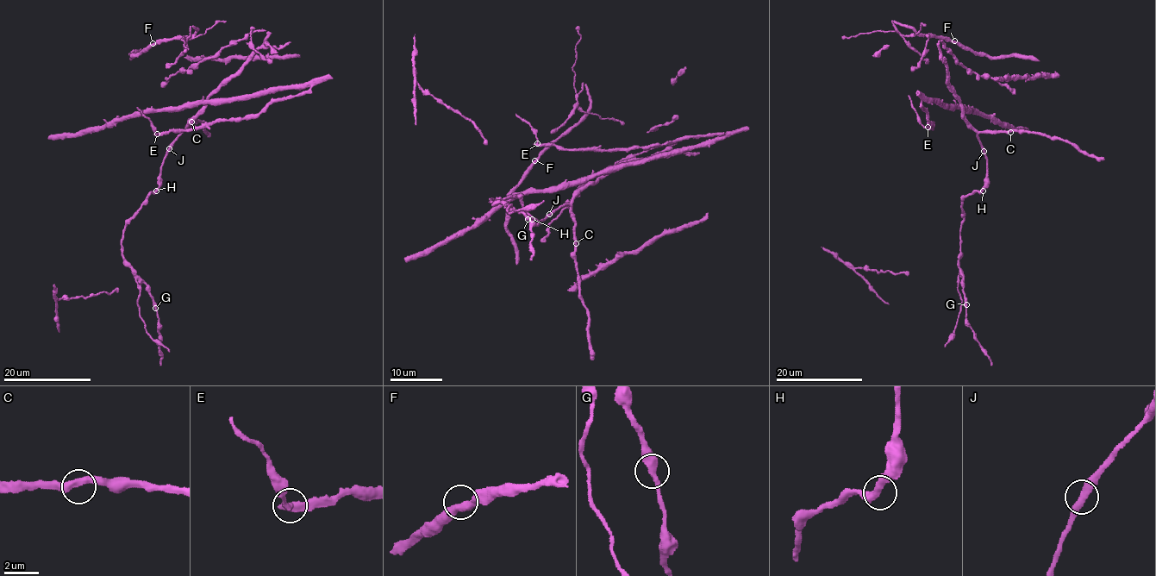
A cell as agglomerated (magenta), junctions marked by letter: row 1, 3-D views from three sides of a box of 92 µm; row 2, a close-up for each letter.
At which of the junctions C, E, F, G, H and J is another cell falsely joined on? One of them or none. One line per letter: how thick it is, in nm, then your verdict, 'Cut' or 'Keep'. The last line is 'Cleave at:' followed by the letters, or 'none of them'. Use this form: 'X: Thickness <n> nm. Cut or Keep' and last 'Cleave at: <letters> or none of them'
C: Thickness 400 nm. Keep
E: Thickness 400 nm. Cut
F: Thickness 420 nm. Keep
G: Thickness 440 nm. Keep
H: Thickness 400 nm. Keep
J: Thickness 400 nm. Keep
Cleave at: E

